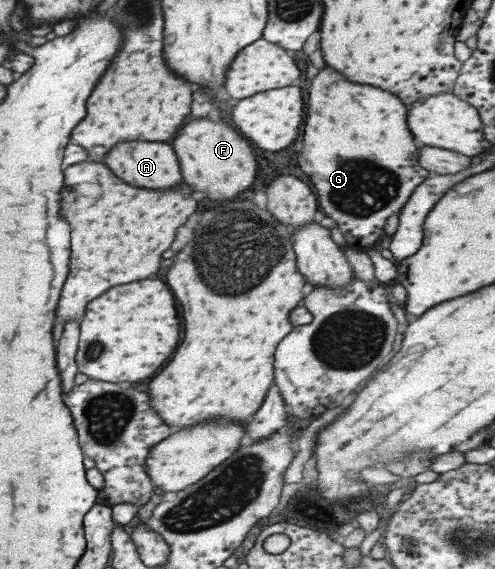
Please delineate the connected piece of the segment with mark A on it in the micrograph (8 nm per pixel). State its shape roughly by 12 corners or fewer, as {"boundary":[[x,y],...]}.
{"boundary":[[123,142],[105,164],[135,188],[183,182],[171,146]]}

